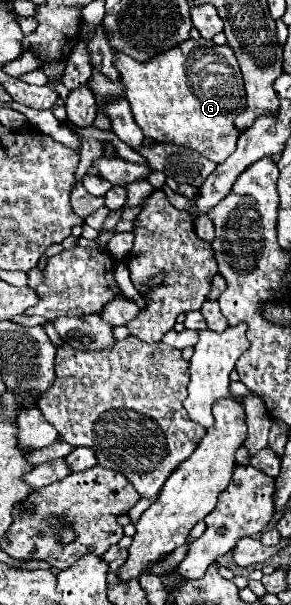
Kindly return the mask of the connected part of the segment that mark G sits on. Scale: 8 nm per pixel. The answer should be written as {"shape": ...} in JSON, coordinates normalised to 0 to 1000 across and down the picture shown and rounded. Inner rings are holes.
{"shape":[[[646,64],[515,101],[467,101],[433,88],[392,91],[392,111],[426,137],[460,200],[536,236],[605,236],[674,246],[735,269],[763,269],[811,246],[811,177],[845,177],[838,134],[784,74]]]}

